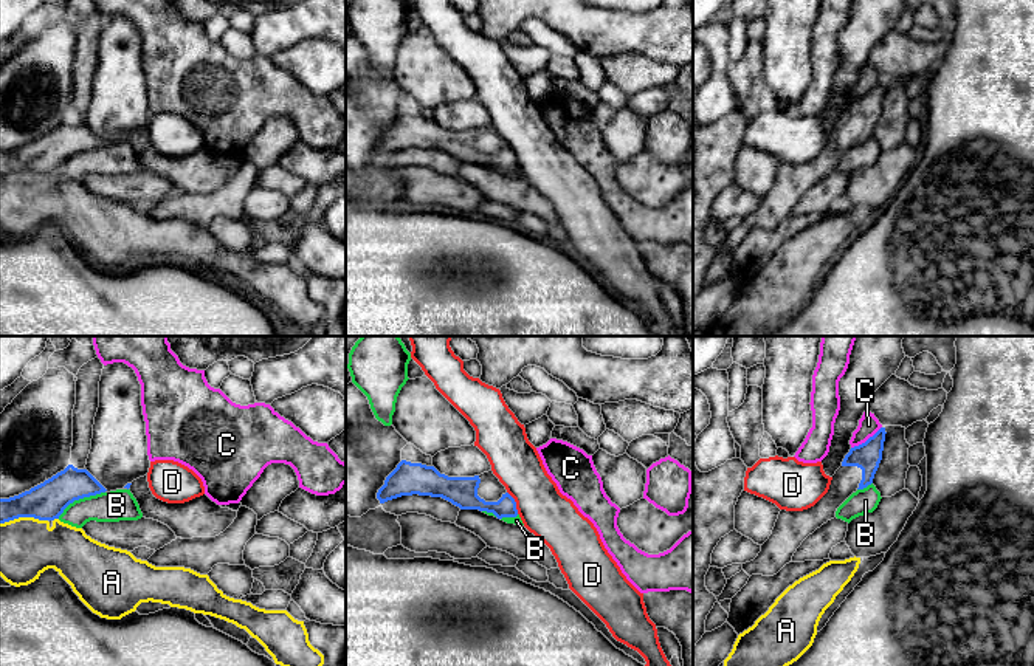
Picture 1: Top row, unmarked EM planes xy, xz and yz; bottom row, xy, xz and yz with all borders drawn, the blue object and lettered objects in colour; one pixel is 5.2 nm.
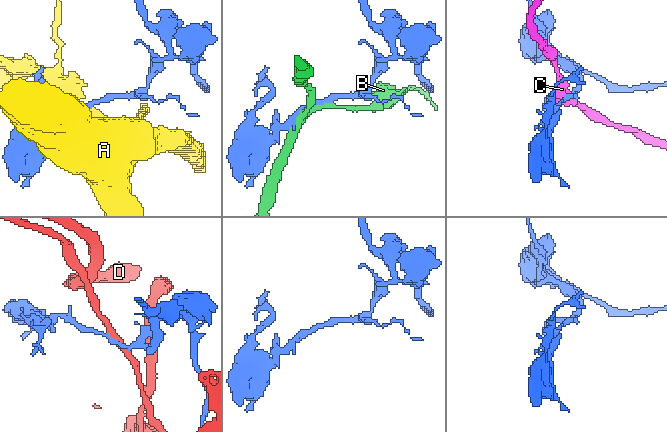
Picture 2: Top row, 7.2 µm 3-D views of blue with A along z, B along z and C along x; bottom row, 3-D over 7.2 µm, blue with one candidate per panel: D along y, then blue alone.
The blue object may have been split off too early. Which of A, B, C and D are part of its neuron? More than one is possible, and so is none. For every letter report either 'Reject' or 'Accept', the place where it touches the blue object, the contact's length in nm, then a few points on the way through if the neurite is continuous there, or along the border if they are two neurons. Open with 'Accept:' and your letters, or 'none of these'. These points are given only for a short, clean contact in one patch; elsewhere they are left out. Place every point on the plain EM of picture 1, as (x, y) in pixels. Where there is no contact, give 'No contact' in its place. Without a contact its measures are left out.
Accept: none of these
A: Reject. Touches blue at xy (24, 169). Shared border 240 nm
B: Reject. Touches blue at xy (79, 151). Shared border 280 nm
C: Reject. Touches blue at yz (867, 93). Shared border 200 nm
D: Reject. Touches blue at xz (515, 155). Shared border 130 nm

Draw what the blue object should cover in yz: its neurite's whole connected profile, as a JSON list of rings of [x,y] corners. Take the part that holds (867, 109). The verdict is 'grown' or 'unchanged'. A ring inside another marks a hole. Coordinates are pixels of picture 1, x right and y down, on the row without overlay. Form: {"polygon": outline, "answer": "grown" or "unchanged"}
{"polygon": [[[881,81],[865,96],[850,102],[842,119],[832,129],[828,146],[814,160],[803,164],[781,163],[761,204],[753,214],[743,217],[743,223],[749,229],[774,229],[789,217],[801,195],[834,172],[837,161],[853,146],[873,136],[882,113],[885,87],[885,81]]], "answer": "grown"}

